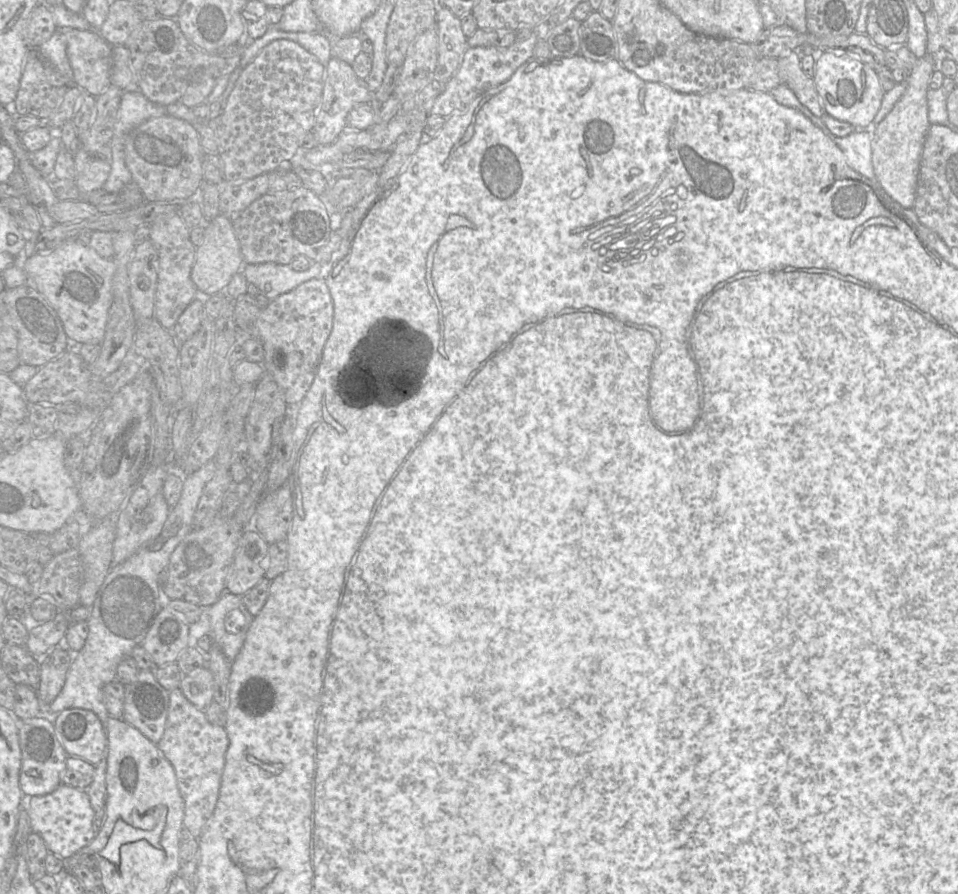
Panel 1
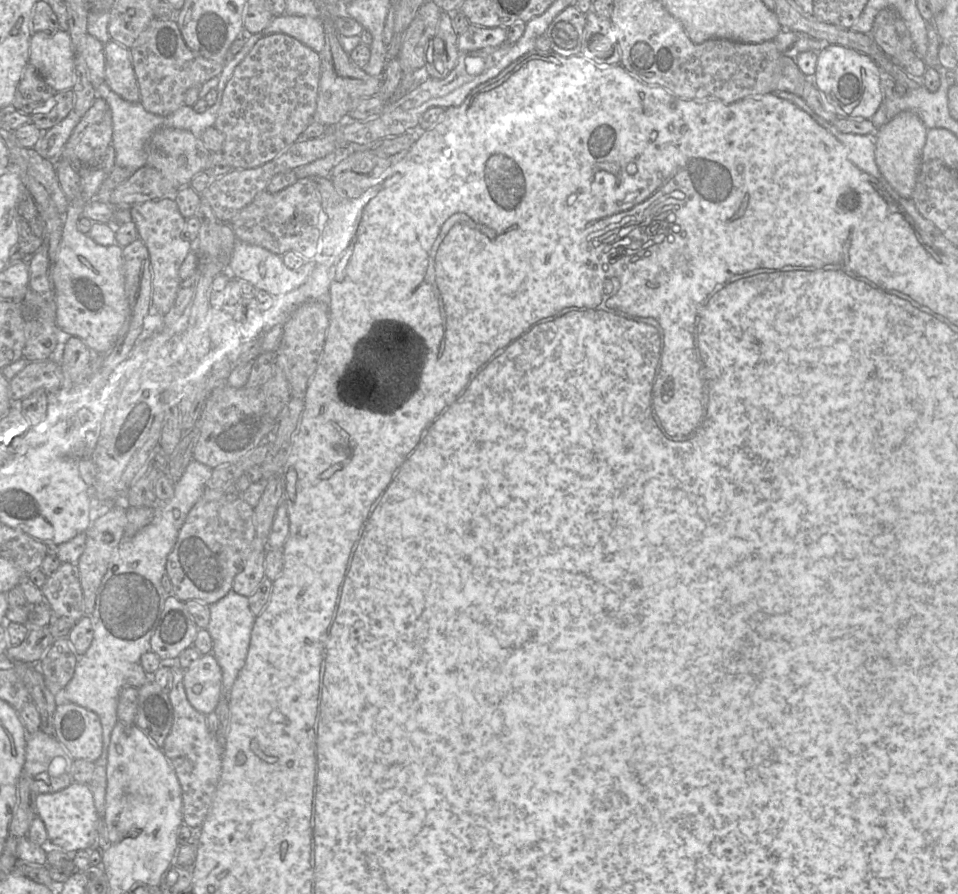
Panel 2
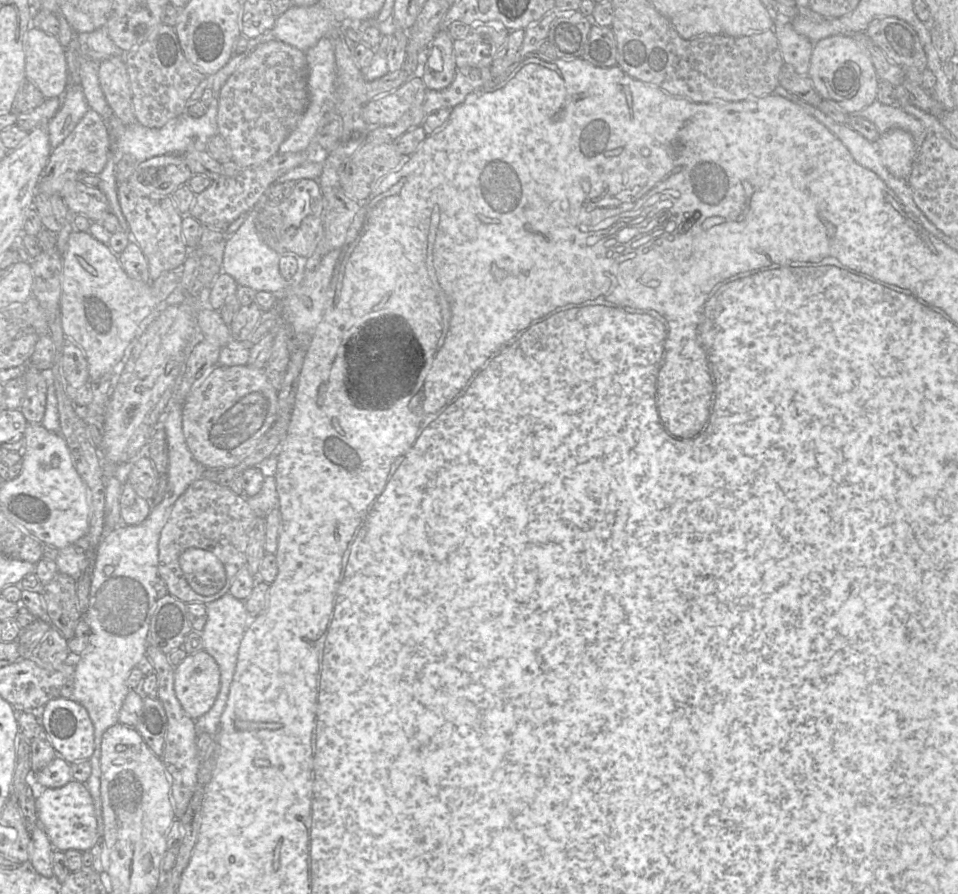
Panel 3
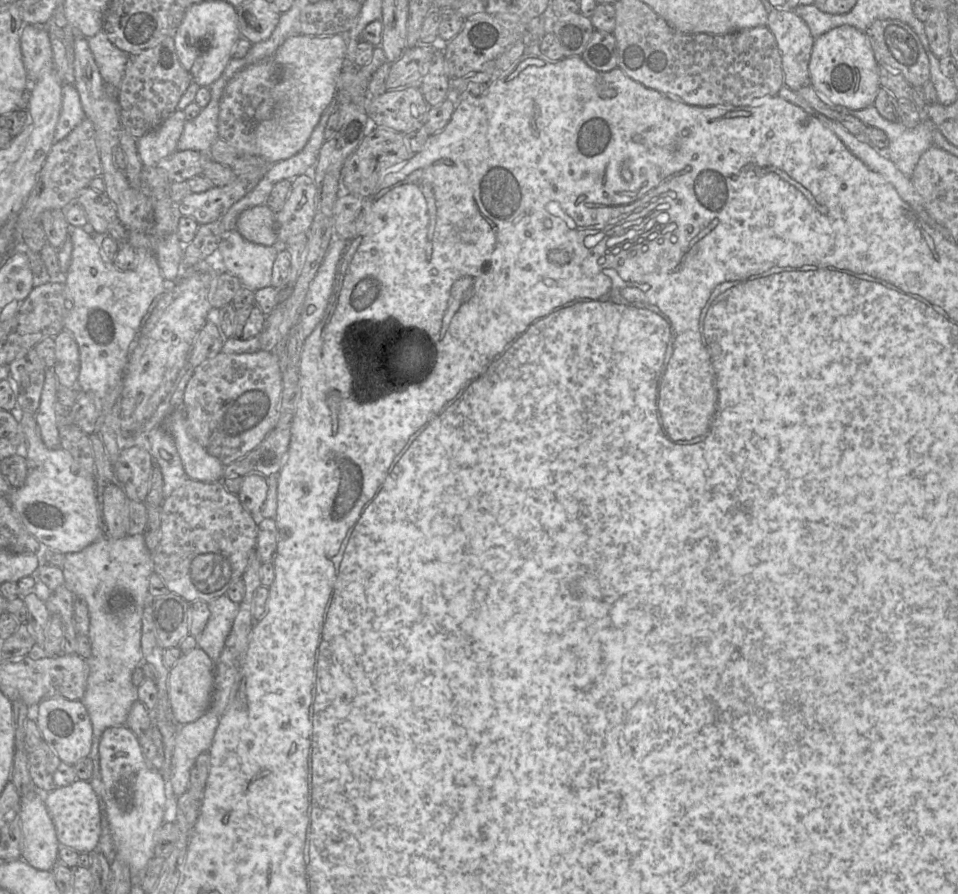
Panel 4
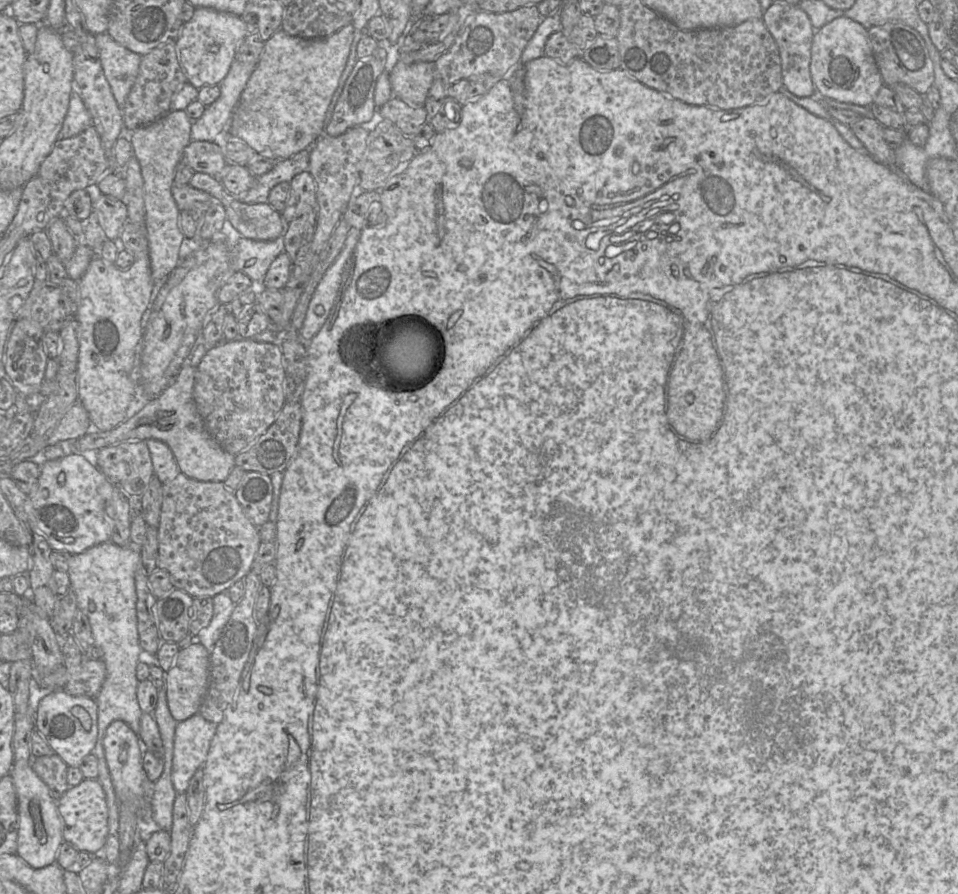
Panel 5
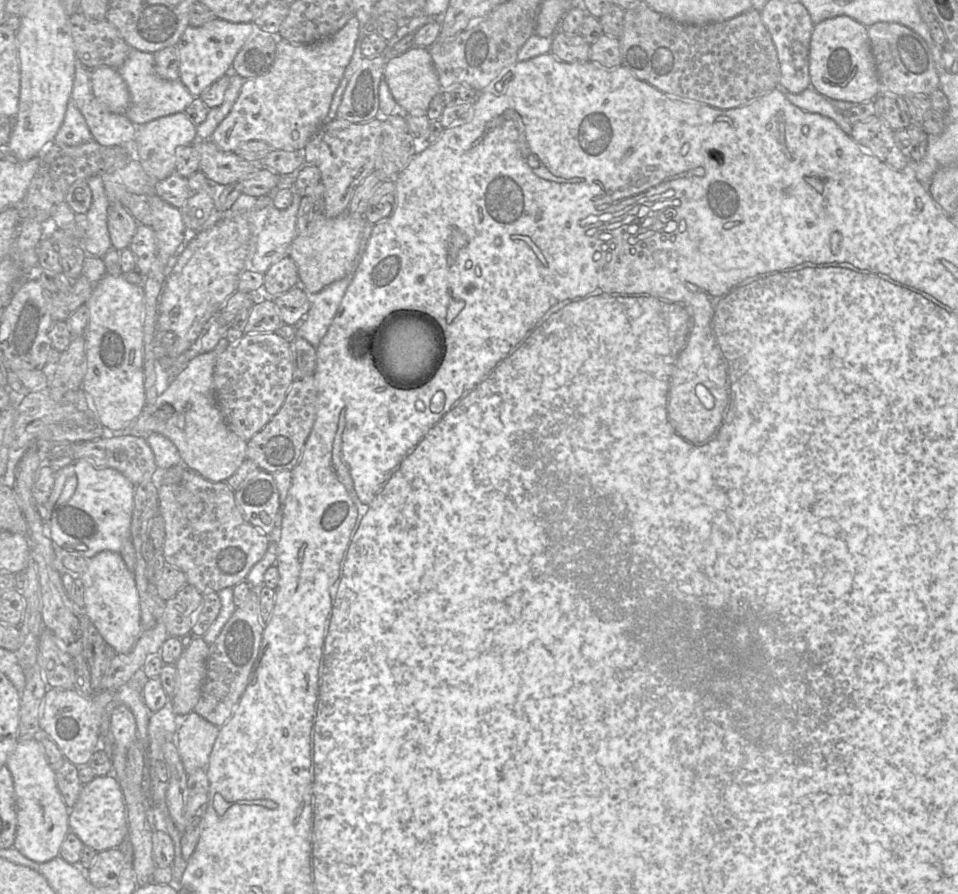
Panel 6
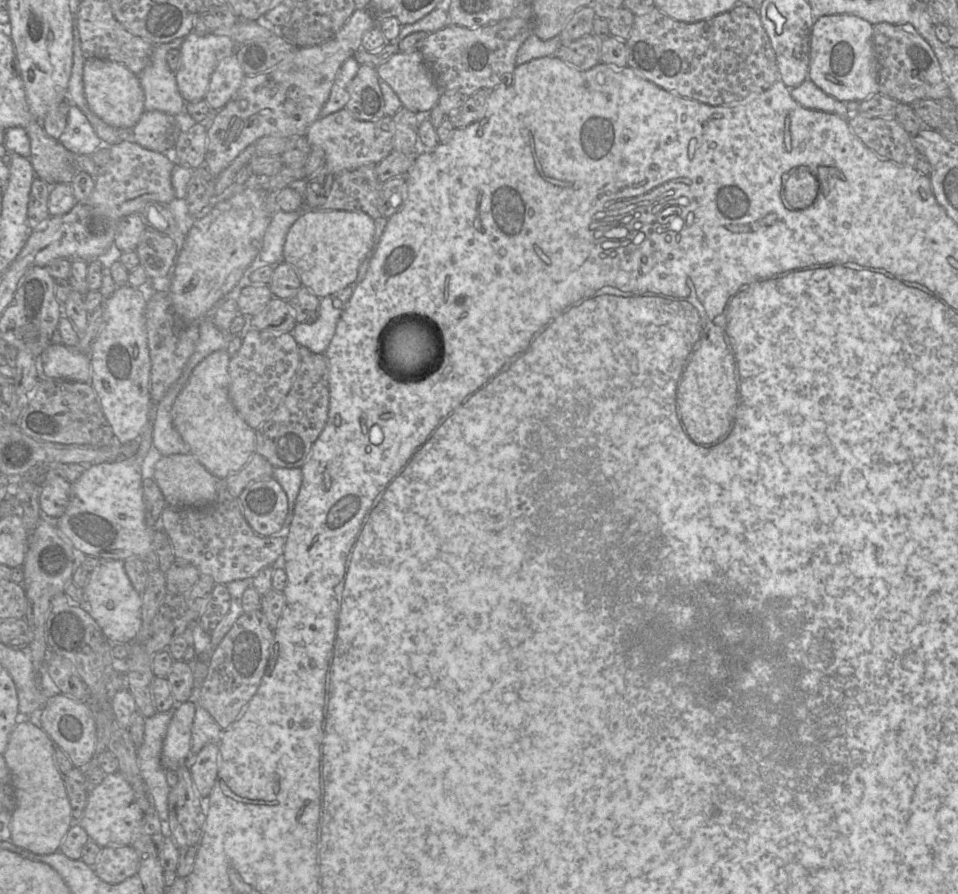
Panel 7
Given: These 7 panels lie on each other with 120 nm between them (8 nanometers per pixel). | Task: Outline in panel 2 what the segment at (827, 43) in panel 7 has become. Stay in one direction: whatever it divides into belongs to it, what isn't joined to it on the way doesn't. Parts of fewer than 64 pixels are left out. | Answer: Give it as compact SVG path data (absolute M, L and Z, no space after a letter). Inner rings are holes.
M829 44L817 53L813 82L833 105L838 117L871 119L883 103L880 69L868 55L838 44Z

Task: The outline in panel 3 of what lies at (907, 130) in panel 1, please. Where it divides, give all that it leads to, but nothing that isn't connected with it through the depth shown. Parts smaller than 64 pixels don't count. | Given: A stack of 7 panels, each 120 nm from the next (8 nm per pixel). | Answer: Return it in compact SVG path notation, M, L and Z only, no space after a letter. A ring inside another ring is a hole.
M894 128L882 133L876 144L881 160L889 172L907 180L919 148L911 134Z

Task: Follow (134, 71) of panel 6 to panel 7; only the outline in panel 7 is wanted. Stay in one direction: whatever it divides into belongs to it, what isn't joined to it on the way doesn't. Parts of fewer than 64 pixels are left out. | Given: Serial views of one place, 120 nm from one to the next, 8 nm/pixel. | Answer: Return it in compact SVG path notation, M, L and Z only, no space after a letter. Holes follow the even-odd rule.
M180 38L170 43L154 46L151 62L139 75L137 75L144 92L145 111L158 110L171 116L176 116L182 112L186 112L186 102L179 92L175 73L169 69L166 61L166 54L173 48L178 49L183 42L183 39L184 38Z

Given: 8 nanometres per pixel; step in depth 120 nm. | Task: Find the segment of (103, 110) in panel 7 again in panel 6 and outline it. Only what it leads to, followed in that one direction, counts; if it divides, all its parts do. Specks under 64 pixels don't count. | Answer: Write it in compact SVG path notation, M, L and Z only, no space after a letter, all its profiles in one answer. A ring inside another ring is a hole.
M99 66L91 70L92 89L99 102L110 112L125 114L130 105L128 87L117 69Z

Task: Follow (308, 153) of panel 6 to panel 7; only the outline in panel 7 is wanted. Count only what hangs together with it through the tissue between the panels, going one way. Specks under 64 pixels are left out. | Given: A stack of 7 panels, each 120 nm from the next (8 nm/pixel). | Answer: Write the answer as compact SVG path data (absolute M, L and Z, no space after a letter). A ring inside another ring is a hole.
M343 108L324 118L318 118L308 128L306 137L311 147L321 147L325 152L325 166L338 174L345 170L354 170L370 163L379 163L393 150L395 125L392 117L373 121L358 120Z

